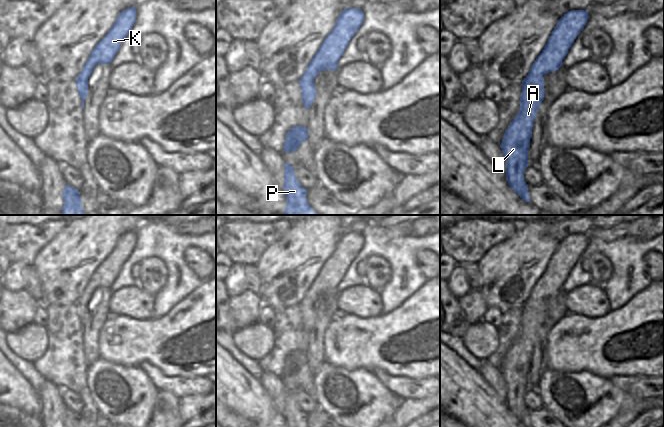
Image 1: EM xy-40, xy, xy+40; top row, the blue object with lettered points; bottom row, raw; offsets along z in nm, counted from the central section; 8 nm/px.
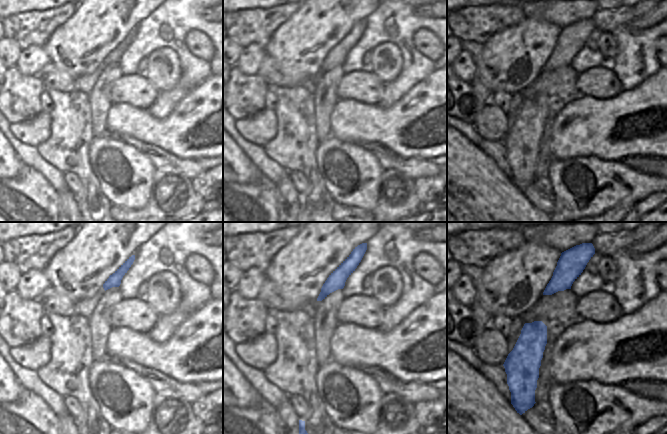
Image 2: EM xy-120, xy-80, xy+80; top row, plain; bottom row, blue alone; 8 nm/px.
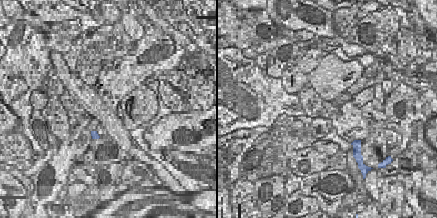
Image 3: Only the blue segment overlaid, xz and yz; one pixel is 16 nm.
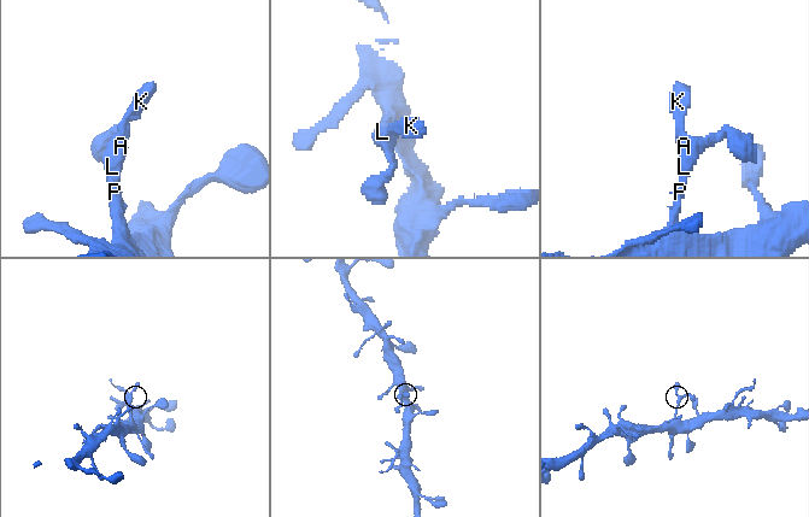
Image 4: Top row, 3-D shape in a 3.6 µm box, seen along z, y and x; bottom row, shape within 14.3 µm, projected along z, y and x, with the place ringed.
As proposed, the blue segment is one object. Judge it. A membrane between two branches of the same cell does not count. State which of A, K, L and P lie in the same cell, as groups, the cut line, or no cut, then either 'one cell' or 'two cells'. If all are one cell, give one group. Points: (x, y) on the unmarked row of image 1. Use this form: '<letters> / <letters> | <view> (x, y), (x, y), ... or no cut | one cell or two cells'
A K L P | no cut | one cell

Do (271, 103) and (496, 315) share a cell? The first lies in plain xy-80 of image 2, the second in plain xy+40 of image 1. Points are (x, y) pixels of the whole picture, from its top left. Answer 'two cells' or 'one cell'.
one cell

